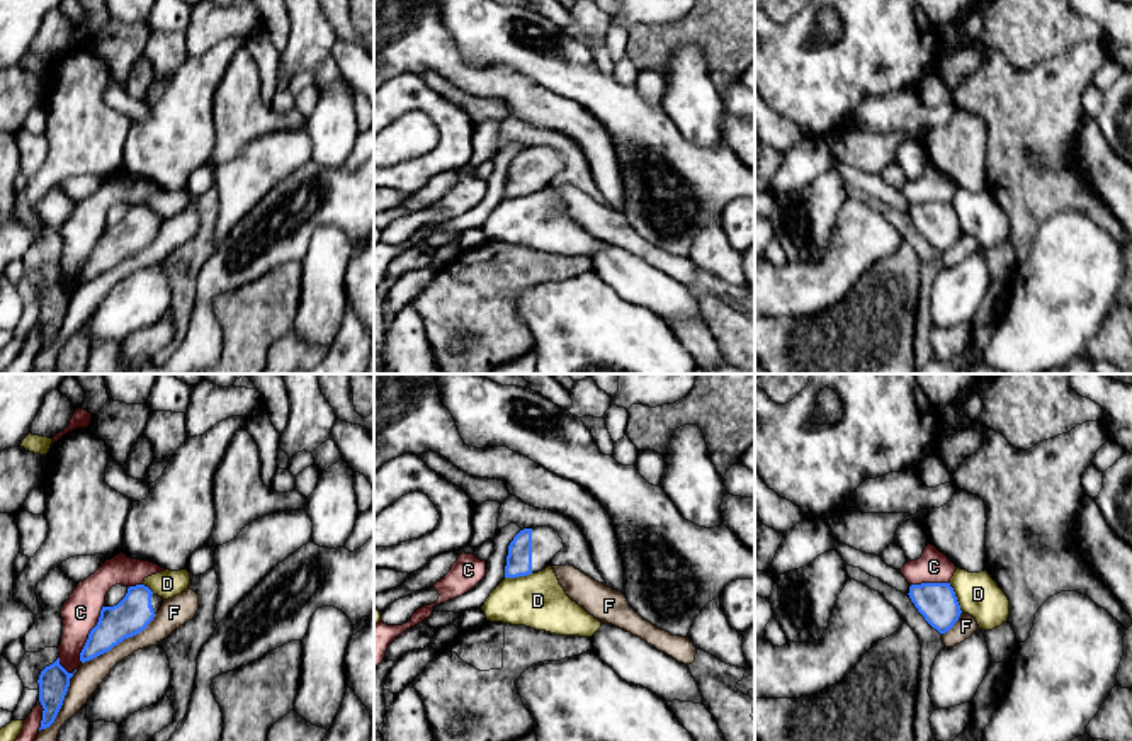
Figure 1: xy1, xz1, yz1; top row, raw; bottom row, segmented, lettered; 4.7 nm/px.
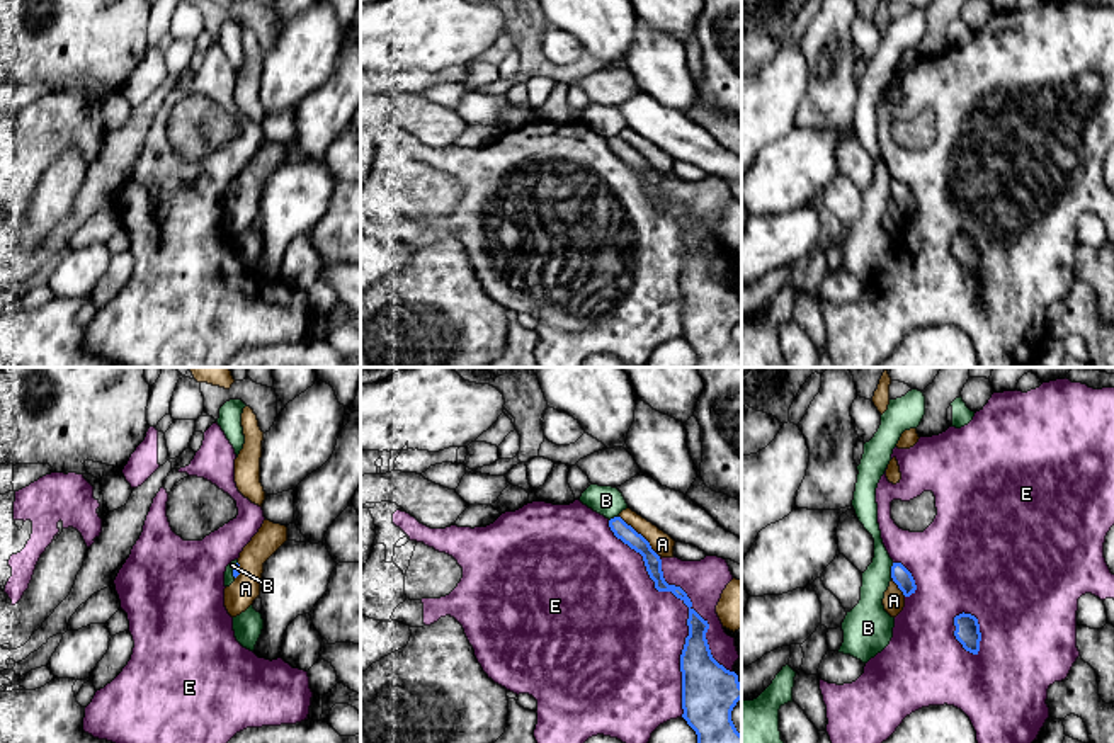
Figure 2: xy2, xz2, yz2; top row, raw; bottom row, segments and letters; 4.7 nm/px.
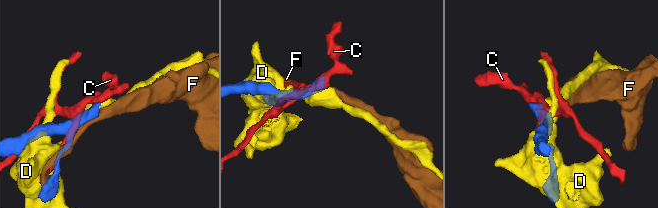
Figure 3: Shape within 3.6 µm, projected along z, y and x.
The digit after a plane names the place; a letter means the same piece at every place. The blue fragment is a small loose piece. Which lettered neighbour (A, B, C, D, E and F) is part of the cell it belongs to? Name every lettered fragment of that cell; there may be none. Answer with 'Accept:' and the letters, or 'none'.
Accept: none

